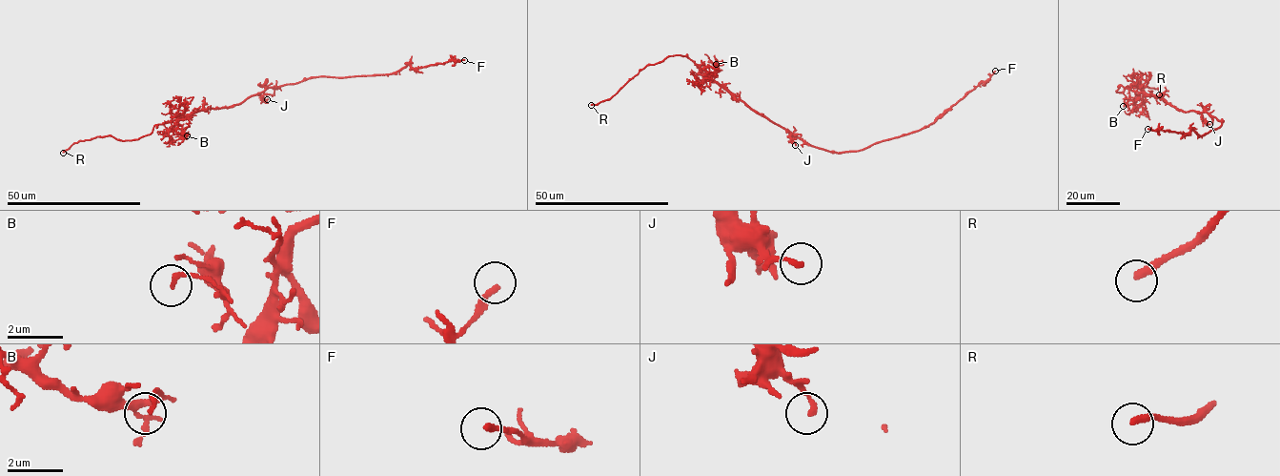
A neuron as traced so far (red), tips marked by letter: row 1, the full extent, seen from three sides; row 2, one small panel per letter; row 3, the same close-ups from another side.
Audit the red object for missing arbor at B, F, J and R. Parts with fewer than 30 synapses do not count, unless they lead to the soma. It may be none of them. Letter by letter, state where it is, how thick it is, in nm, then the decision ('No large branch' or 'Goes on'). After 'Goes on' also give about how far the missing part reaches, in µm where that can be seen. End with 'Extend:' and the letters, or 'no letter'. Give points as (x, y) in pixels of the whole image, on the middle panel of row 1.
B: Place: (716, 64). Thickness 130 nm. No large branch
F: Place: (995, 71). Thickness 200 nm. No large branch
J: Place: (795, 145). Thickness 170 nm. No large branch
R: Place: (591, 105). Thickness 240 nm. Goes on. Missing length about 10 µm
Extend: R

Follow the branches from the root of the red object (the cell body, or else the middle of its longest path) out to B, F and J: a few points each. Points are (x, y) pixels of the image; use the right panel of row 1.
B: (1197, 111), (1179, 110), (1145, 93), (1129, 99), (1127, 107), (1123, 106)
F: (1197, 111), (1223, 121), (1221, 126), (1202, 136), (1191, 130), (1186, 134), (1147, 129)
J: (1197, 111), (1209, 124)

